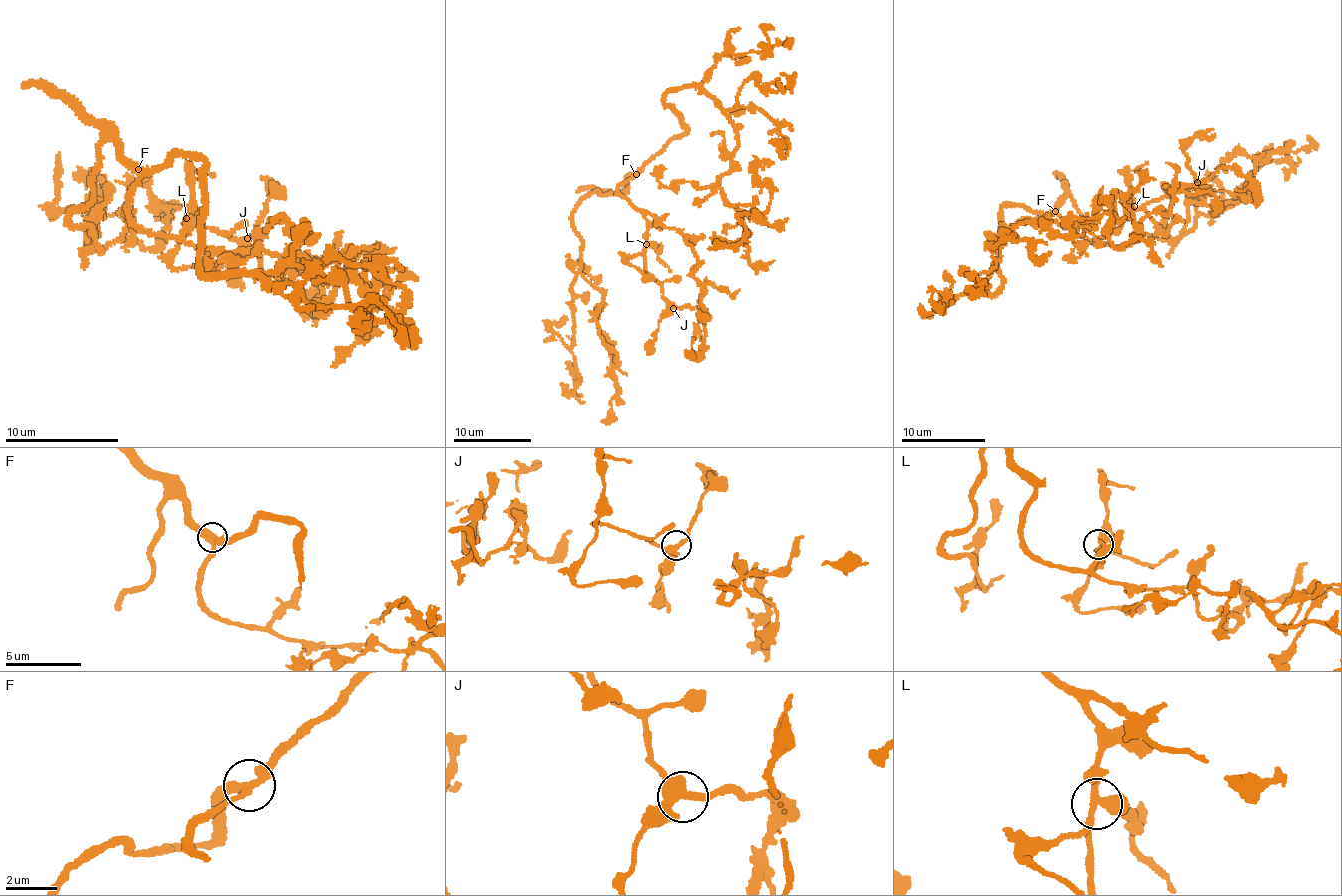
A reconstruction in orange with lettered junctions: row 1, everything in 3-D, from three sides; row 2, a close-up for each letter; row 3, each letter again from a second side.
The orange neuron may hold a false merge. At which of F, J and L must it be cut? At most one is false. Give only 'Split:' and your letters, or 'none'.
Split: none

